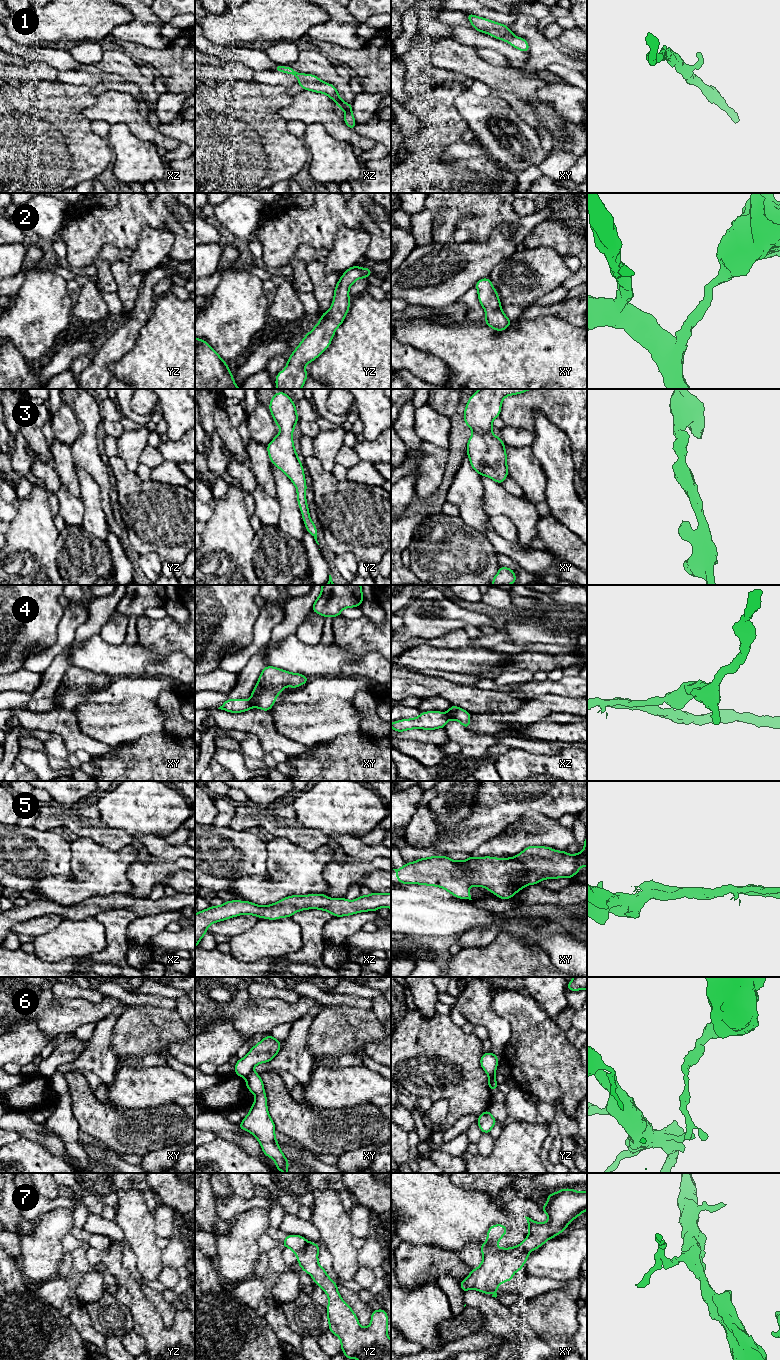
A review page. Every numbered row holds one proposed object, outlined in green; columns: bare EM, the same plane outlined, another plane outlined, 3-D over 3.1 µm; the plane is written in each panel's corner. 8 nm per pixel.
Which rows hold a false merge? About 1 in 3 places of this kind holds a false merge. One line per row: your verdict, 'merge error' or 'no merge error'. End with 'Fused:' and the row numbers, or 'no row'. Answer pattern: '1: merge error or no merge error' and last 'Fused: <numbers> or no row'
1: no merge error
2: no merge error
3: no merge error
4: merge error
5: no merge error
6: merge error
7: no merge error
Fused: 4, 6

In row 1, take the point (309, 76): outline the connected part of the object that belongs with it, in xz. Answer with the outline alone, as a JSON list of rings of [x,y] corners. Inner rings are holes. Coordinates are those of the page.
[[[277,65],[274,68],[275,71],[293,74],[298,80],[298,84],[304,89],[318,93],[324,93],[329,96],[340,109],[345,111],[344,122],[350,129],[355,129],[355,118],[352,114],[352,104],[347,104],[344,100],[340,99],[340,96],[334,85],[325,83],[320,80],[317,76],[312,74],[302,74],[294,71],[292,67],[284,67]]]

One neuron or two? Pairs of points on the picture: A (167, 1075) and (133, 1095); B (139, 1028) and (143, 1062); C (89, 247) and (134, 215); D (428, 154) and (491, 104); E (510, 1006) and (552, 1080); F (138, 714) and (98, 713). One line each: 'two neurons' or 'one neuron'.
A: one neuron
B: two neurons
C: one neuron
D: two neurons
E: one neuron
F: one neuron

